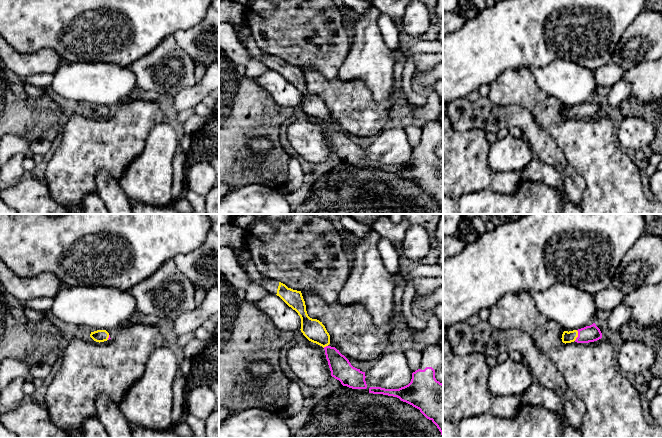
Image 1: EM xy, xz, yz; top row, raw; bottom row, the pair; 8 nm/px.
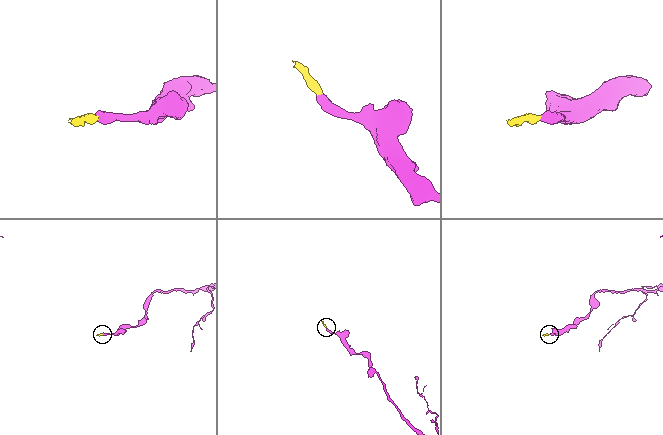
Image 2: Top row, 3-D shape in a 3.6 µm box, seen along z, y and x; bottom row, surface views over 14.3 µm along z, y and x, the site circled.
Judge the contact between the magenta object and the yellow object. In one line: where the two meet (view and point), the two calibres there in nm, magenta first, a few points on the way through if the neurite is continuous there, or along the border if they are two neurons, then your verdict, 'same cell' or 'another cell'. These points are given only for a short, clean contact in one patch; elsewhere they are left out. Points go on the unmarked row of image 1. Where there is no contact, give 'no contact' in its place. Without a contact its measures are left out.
contact yz (578, 111); calibres 130 and 100 nm; way yz (591, 109), (578, 111), (567, 113); same cell

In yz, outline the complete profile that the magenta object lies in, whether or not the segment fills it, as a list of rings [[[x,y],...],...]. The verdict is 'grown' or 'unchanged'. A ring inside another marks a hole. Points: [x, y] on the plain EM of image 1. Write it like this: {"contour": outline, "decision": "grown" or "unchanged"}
{"contour": [[[593,99],[590,102],[586,102],[584,104],[573,106],[573,107],[564,107],[562,110],[562,118],[563,119],[589,119],[594,118],[602,114],[602,109],[600,105]]], "decision": "grown"}

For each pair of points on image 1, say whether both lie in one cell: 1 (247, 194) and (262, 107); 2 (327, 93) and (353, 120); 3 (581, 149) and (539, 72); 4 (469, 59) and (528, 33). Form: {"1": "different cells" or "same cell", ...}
{"1": "different cells", "2": "same cell", "3": "different cells", "4": "same cell"}

